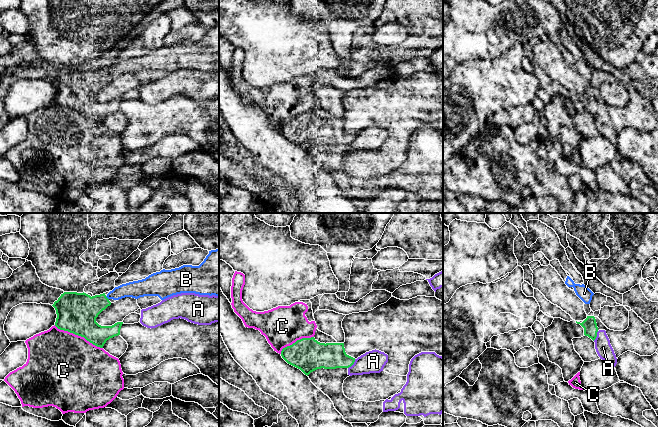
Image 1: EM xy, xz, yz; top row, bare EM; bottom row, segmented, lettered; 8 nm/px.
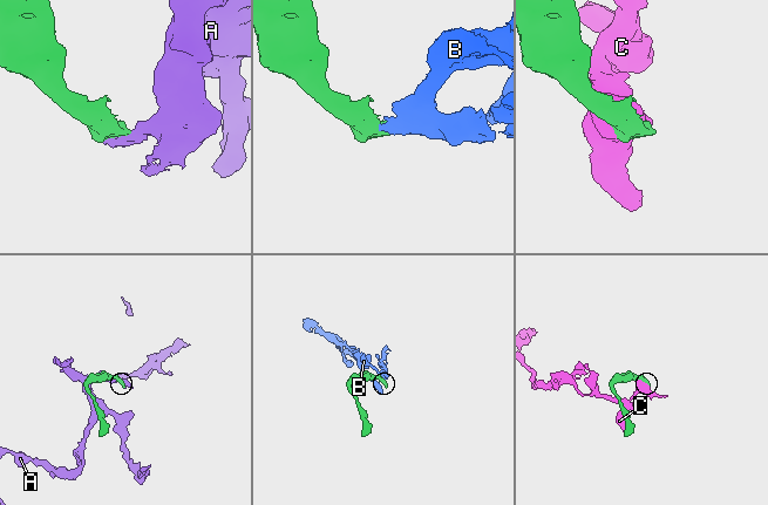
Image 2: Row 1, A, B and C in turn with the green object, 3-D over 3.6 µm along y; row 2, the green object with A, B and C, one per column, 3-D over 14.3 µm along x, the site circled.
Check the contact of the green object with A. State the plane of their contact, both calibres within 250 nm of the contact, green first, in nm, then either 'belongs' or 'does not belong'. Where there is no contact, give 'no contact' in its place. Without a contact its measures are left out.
contact in xz; calibres 200 and 180 nm; does not belong

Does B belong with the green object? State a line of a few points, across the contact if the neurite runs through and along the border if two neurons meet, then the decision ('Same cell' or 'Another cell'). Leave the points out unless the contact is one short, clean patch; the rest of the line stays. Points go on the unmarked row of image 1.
Same cell

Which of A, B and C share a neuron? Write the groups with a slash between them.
A / B / C

